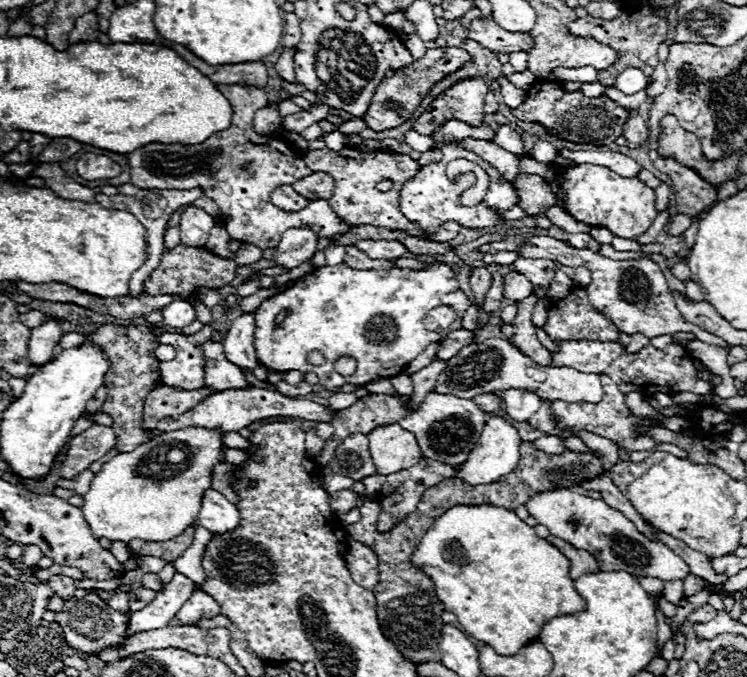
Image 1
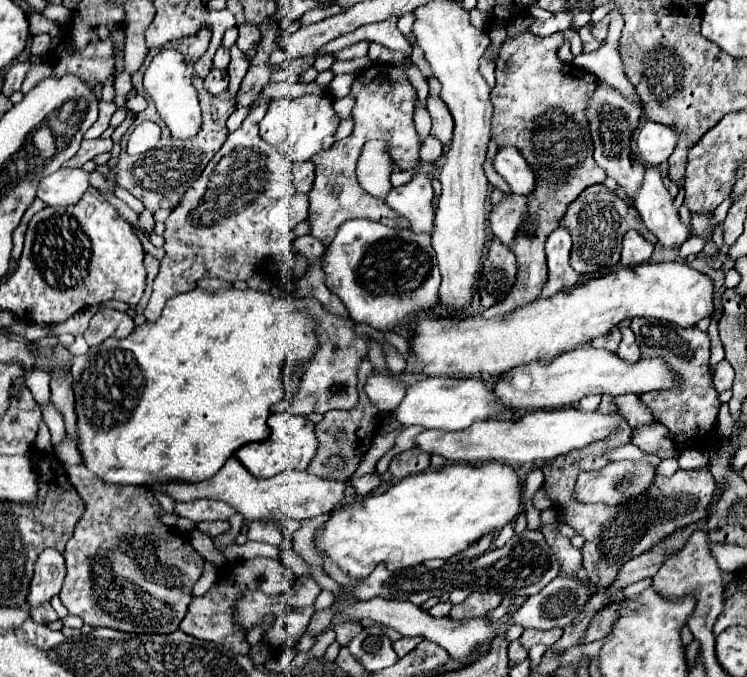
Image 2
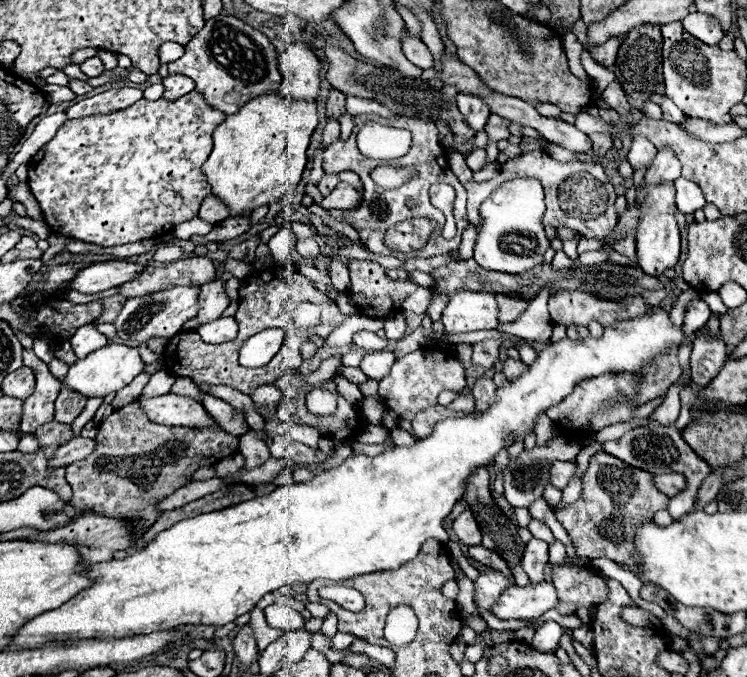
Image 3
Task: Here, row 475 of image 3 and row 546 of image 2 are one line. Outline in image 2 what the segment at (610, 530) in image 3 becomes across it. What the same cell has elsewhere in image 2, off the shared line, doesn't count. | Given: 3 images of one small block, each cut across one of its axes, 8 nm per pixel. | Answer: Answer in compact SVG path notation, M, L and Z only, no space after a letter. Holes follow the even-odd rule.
M622 422L610 438L604 438L600 442L594 442L582 450L574 450L570 454L564 454L548 464L544 464L544 484L550 490L550 496L556 500L558 508L566 516L566 524L572 526L580 536L584 536L586 544L582 548L584 554L584 568L588 572L588 578L598 588L608 588L616 572L624 562L628 562L634 556L640 556L642 552L650 550L658 538L668 534L670 530L678 530L690 524L696 524L706 518L708 506L712 502L712 494L716 490L714 478L708 468L700 470L678 470L672 478L656 476L654 484L648 488L646 496L642 496L636 504L628 506L586 506L578 504L572 498L572 488L576 482L576 476L580 470L594 470L606 466L606 458L602 456L606 450L628 444L628 438L632 434L632 428Z

